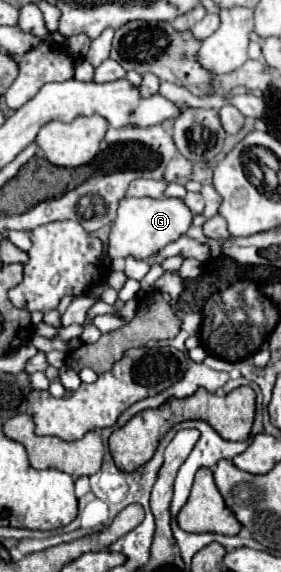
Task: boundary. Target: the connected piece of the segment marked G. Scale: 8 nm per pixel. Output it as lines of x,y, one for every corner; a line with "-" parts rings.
125,196
119,202
119,210
117,210
117,218
111,224
111,232
109,232
109,258
127,258
133,256
137,260
145,260
153,254
157,254
163,246
167,246
169,242
175,242
175,238
183,236
189,226
191,226
191,210
185,206
183,200
179,198
131,198

